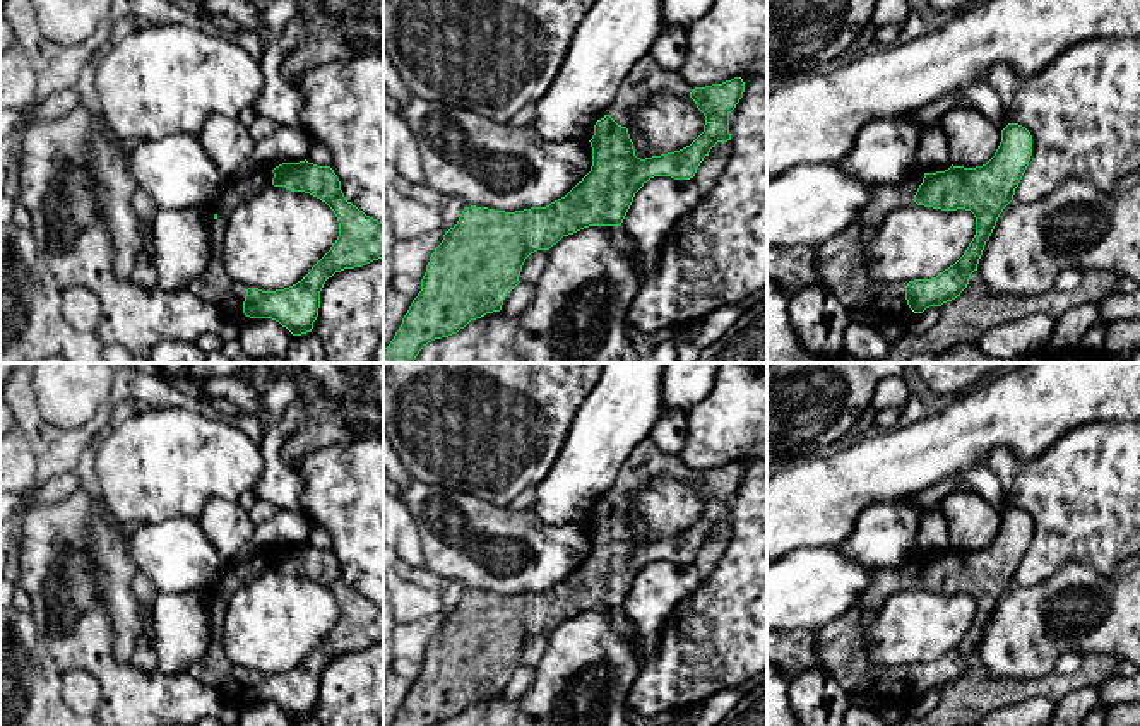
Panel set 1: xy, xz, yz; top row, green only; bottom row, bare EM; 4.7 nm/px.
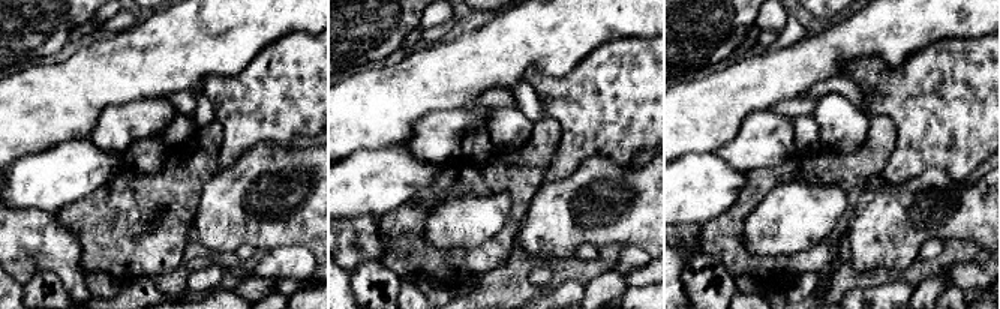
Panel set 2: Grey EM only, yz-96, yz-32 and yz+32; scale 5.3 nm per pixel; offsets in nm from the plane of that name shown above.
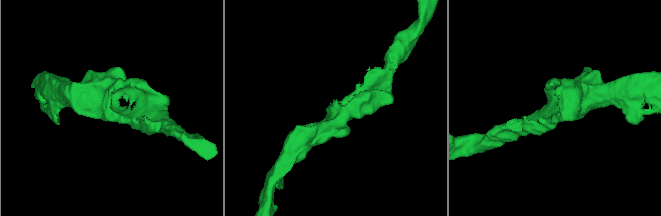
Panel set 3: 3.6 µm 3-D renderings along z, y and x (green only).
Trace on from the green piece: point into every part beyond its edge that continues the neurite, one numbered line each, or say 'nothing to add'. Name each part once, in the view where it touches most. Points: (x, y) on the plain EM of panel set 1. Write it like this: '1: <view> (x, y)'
1: xy (214, 668)

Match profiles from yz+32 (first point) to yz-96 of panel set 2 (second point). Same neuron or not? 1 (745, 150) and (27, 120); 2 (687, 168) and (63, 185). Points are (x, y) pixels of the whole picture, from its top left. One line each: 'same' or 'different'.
1: different
2: same

